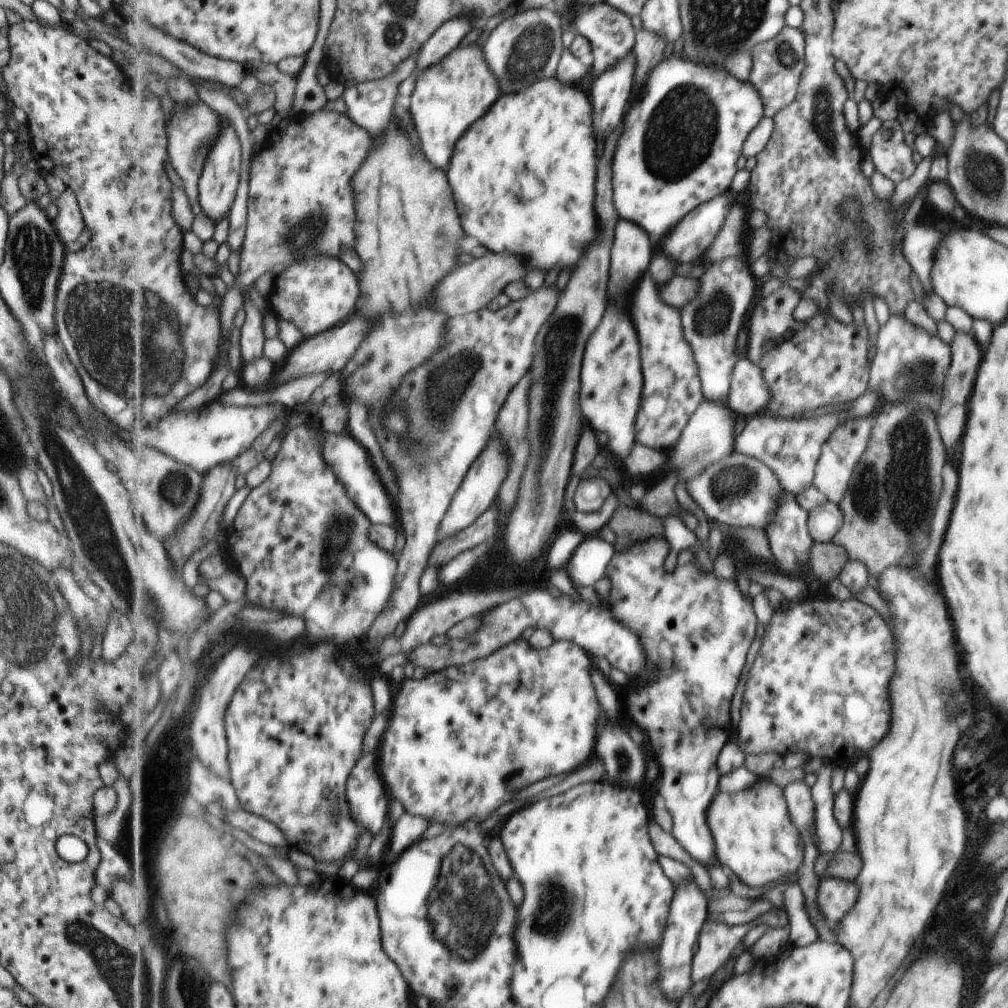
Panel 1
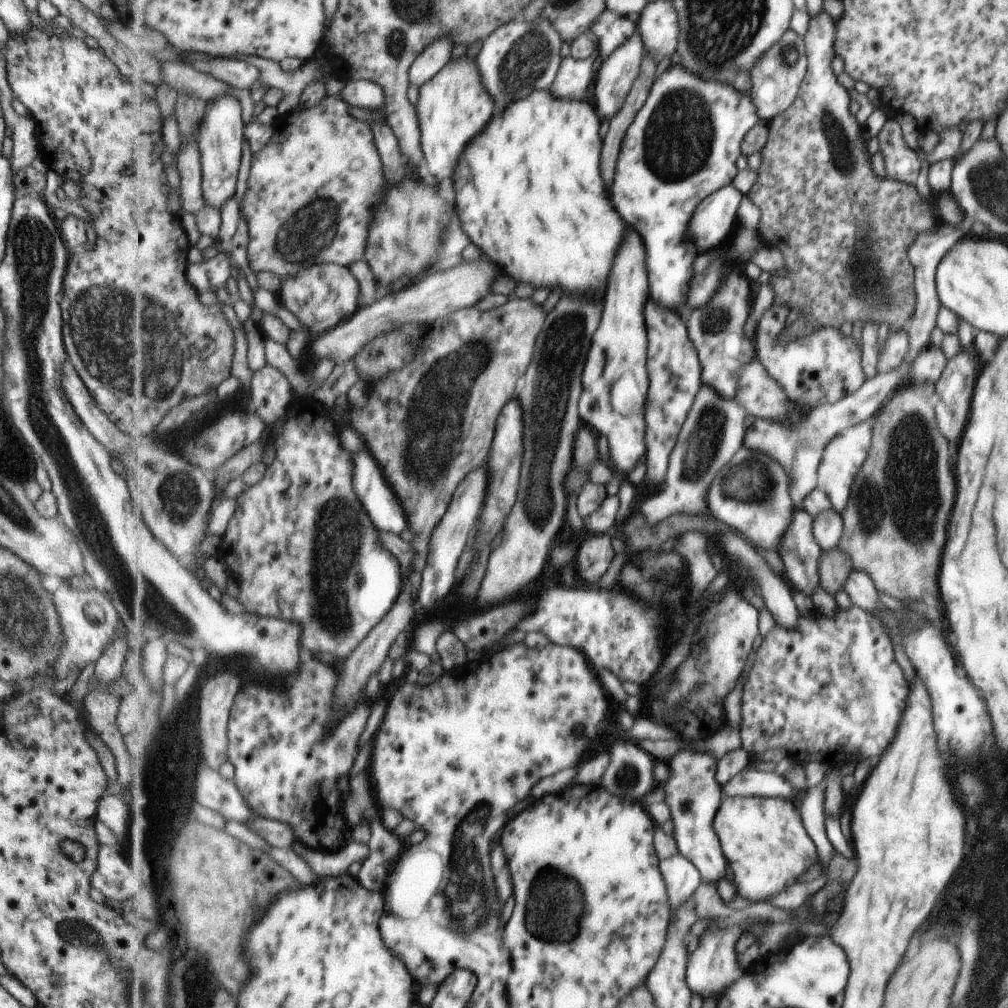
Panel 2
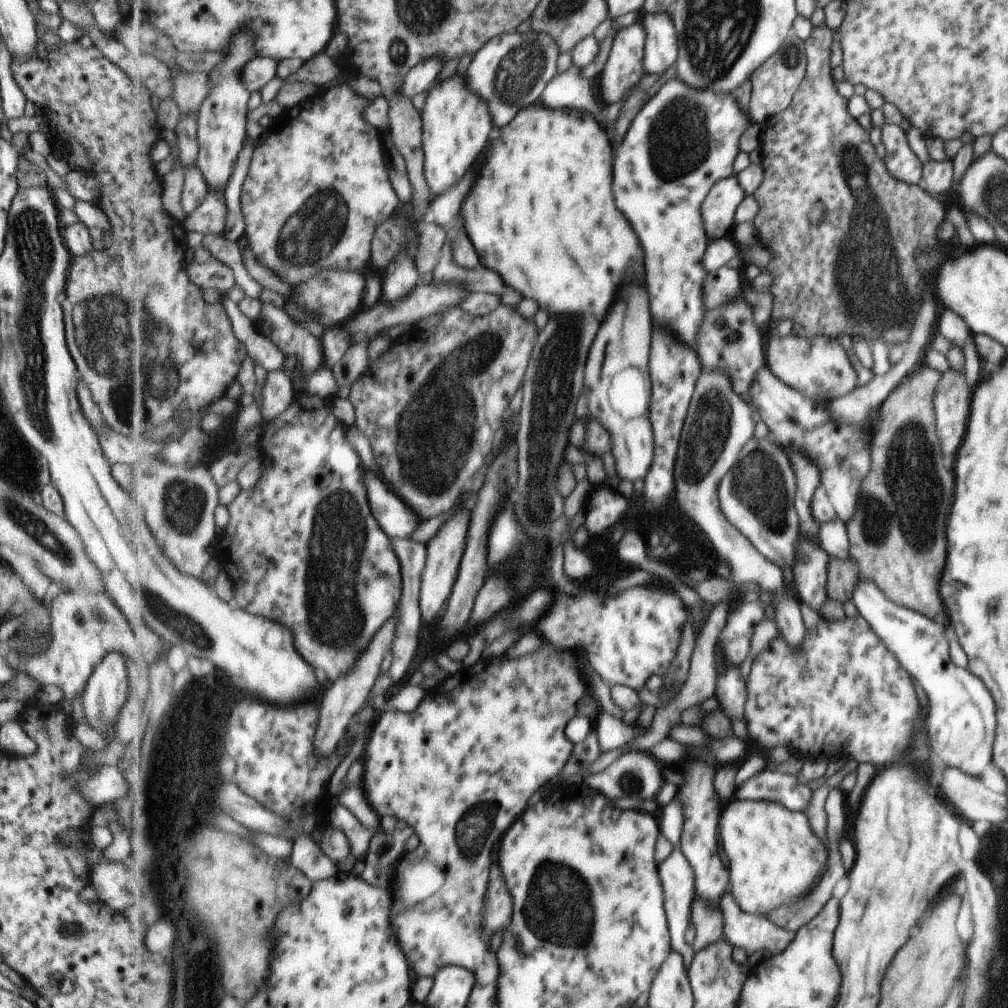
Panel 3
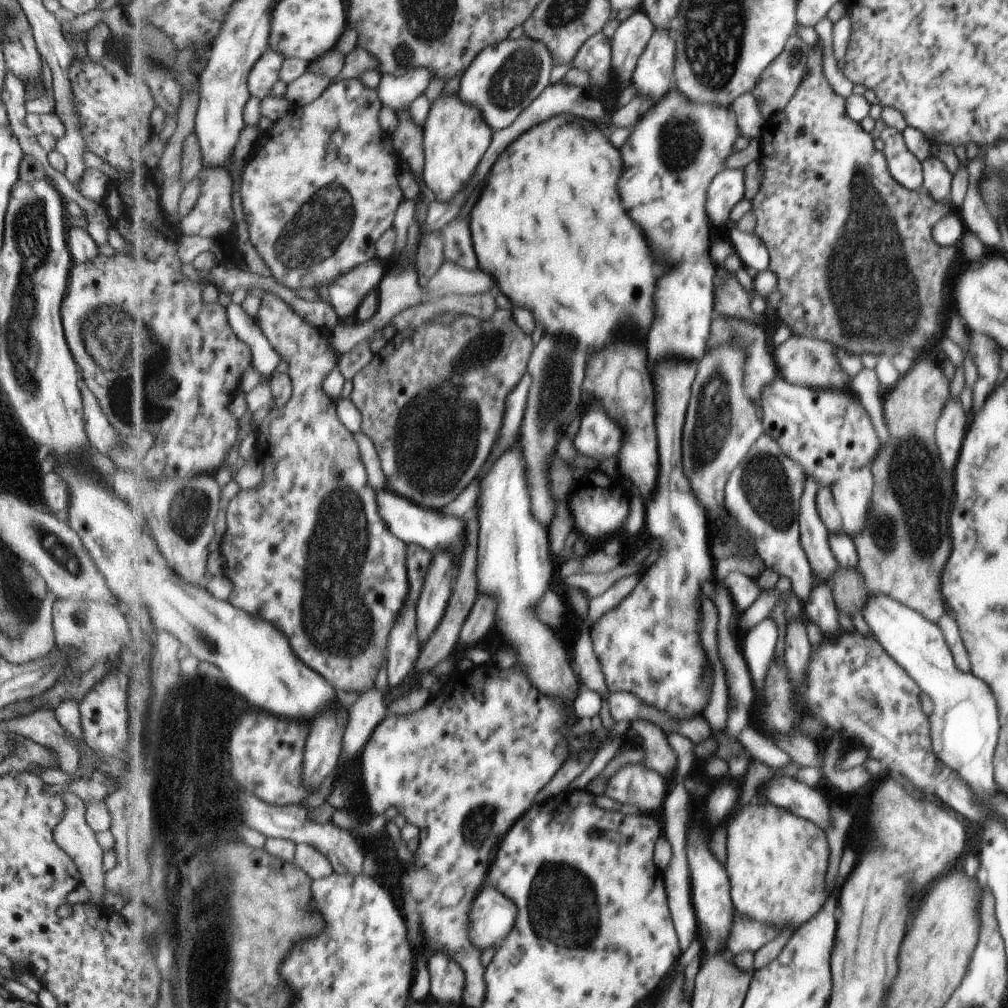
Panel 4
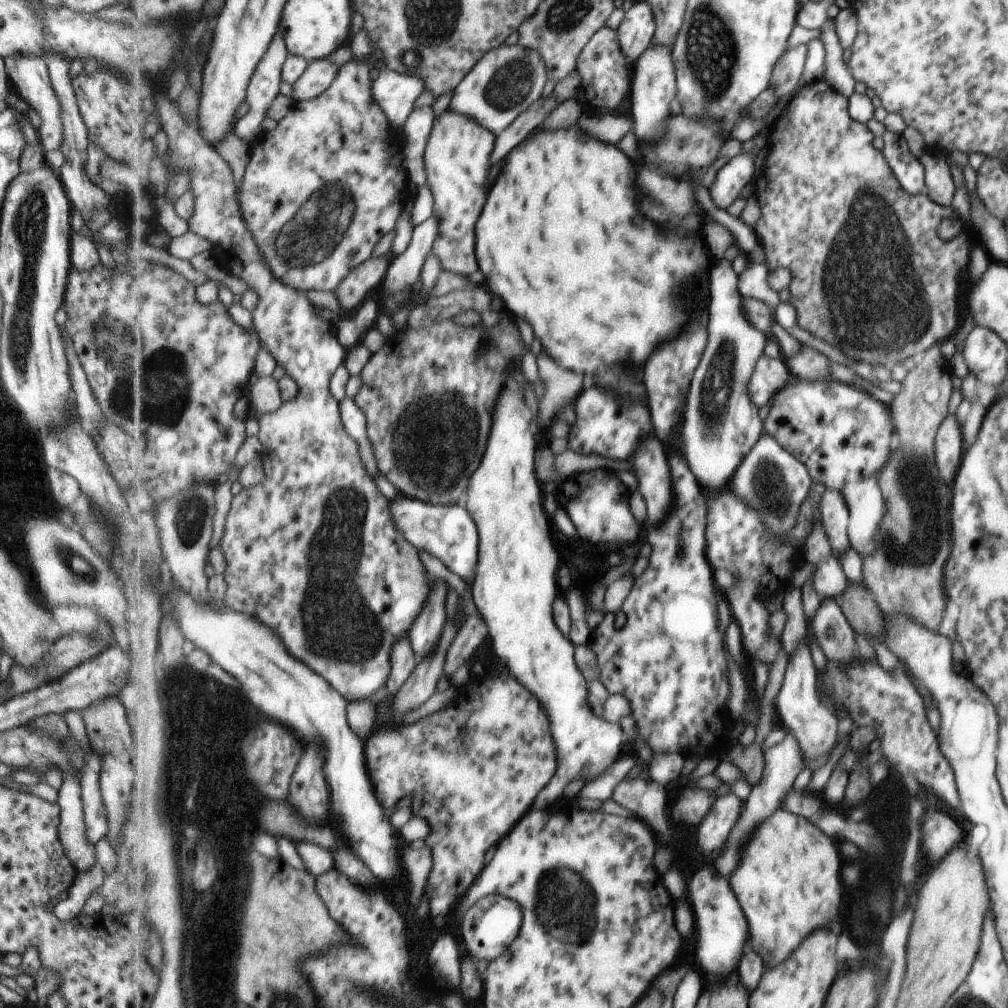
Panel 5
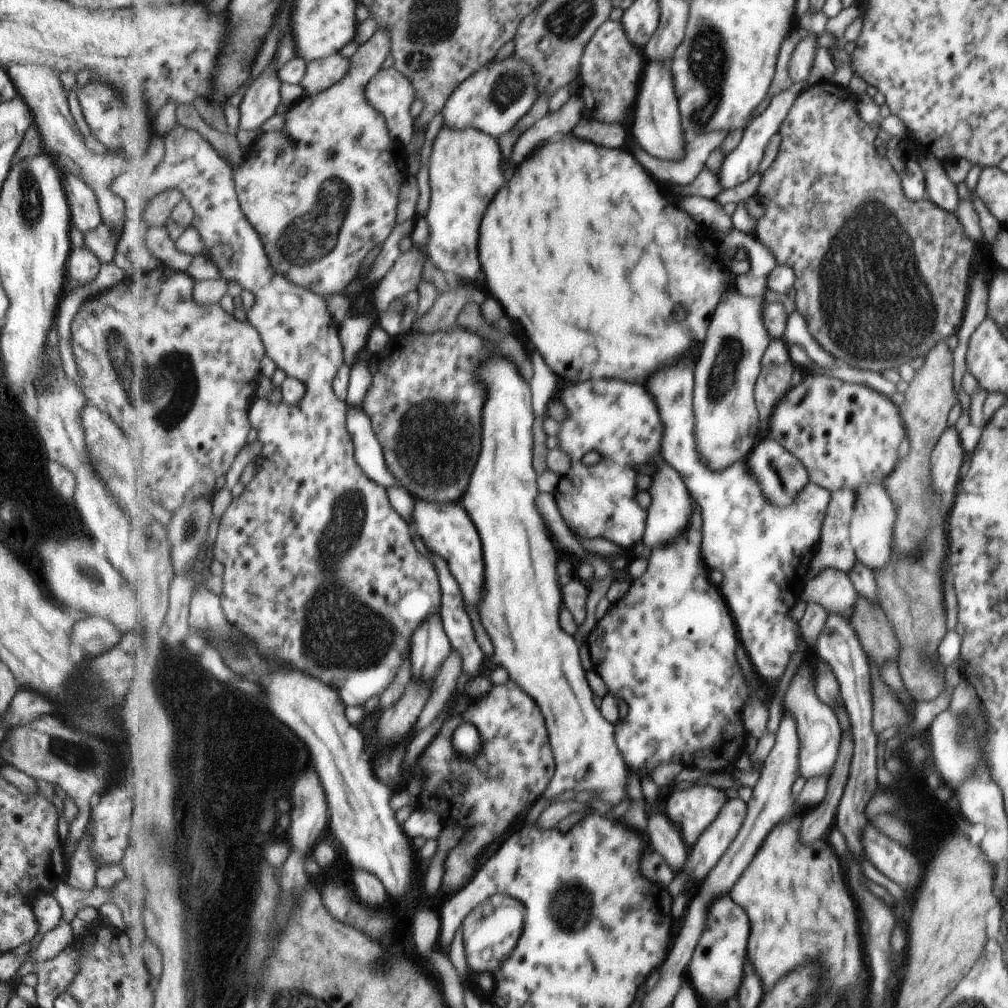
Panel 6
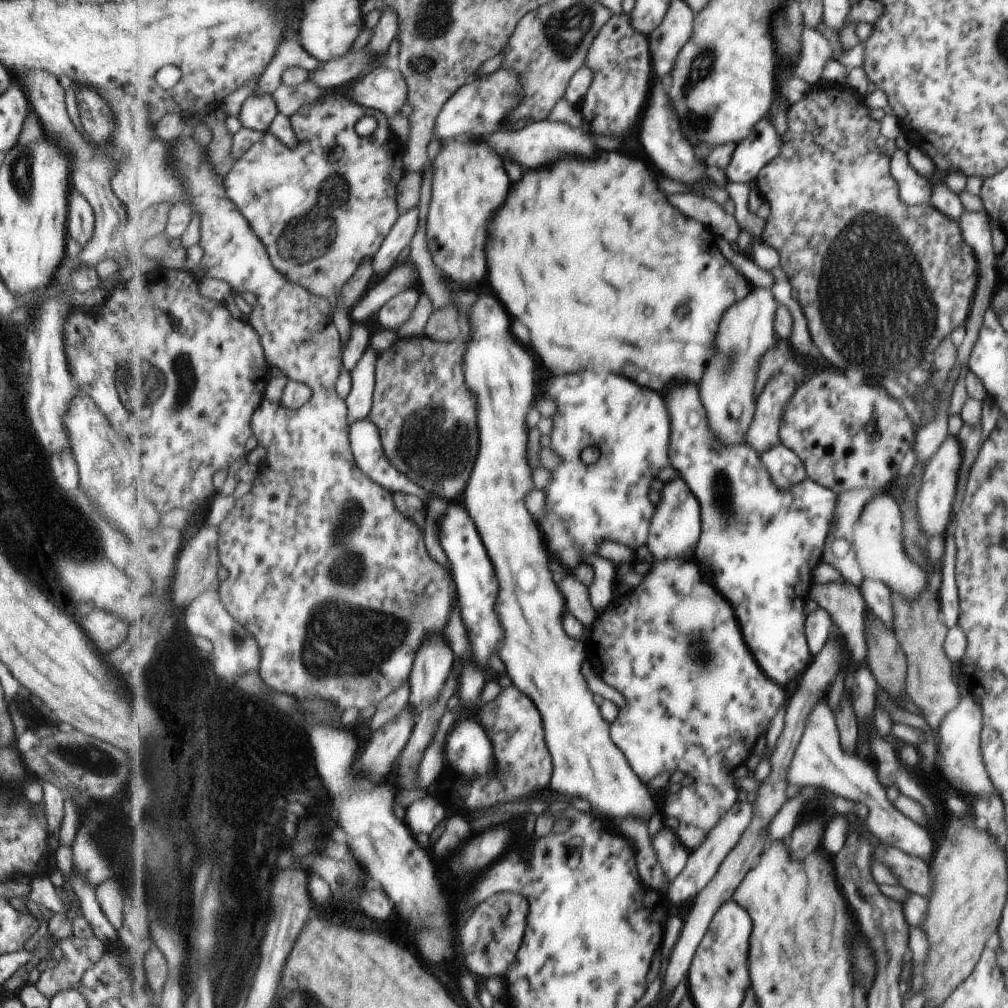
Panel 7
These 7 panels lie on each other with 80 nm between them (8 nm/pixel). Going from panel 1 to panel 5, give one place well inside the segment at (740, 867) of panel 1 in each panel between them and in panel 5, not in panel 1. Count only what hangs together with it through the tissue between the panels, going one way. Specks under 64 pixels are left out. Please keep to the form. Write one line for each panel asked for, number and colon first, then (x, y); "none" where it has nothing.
2: (764, 841)
3: (774, 858)
4: (776, 859)
5: (787, 882)

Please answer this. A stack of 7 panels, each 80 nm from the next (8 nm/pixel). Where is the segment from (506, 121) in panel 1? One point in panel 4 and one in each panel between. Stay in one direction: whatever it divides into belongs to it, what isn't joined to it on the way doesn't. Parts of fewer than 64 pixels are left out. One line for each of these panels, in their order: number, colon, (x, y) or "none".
2: (531, 195)
3: (542, 213)
4: (550, 226)

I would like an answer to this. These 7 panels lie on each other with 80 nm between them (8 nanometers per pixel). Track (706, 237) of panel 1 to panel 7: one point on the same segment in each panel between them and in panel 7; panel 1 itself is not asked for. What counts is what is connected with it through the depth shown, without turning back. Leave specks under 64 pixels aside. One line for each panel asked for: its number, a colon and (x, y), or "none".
2: (714, 220)
3: (721, 205)
4: (727, 190)
5: (738, 172)
6: (741, 165)
7: (761, 146)

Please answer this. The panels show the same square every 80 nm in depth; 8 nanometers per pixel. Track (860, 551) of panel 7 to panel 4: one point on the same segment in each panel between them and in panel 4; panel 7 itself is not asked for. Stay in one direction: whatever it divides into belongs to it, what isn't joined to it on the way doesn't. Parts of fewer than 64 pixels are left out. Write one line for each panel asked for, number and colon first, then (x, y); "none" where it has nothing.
4: (851, 494)
5: (864, 503)
6: (870, 531)

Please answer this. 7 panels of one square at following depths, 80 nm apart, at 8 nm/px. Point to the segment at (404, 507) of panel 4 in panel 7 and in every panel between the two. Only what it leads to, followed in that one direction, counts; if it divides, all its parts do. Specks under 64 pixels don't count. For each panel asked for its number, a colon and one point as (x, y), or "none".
5: (448, 532)
6: (446, 529)
7: (474, 574)

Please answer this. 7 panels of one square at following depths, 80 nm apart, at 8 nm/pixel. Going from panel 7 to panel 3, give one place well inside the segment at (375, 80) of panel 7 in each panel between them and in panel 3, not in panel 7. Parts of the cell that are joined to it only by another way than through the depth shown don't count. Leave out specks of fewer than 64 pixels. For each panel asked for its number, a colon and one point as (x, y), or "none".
3: (420, 78)
4: (395, 92)
5: (396, 93)
6: (390, 92)

